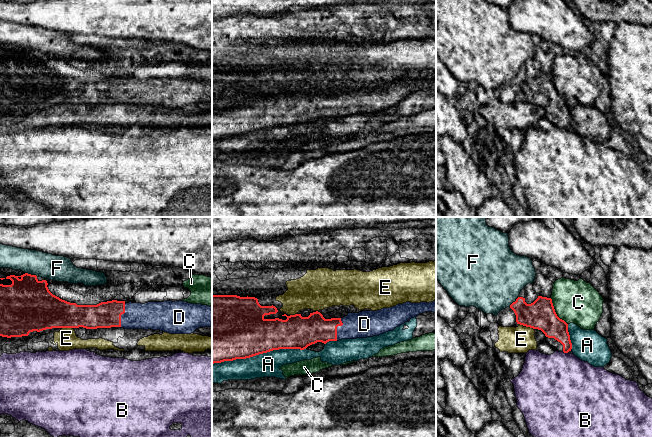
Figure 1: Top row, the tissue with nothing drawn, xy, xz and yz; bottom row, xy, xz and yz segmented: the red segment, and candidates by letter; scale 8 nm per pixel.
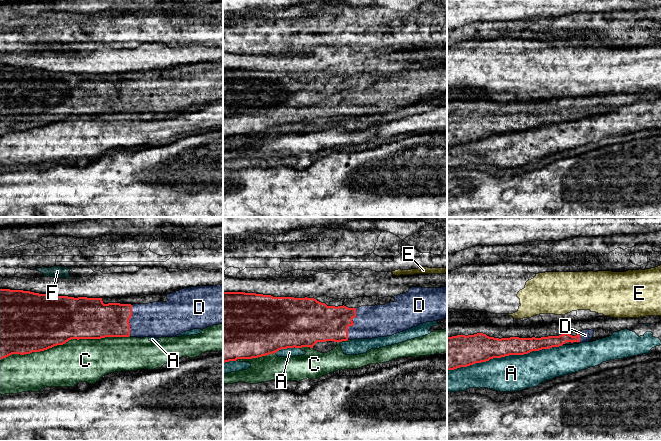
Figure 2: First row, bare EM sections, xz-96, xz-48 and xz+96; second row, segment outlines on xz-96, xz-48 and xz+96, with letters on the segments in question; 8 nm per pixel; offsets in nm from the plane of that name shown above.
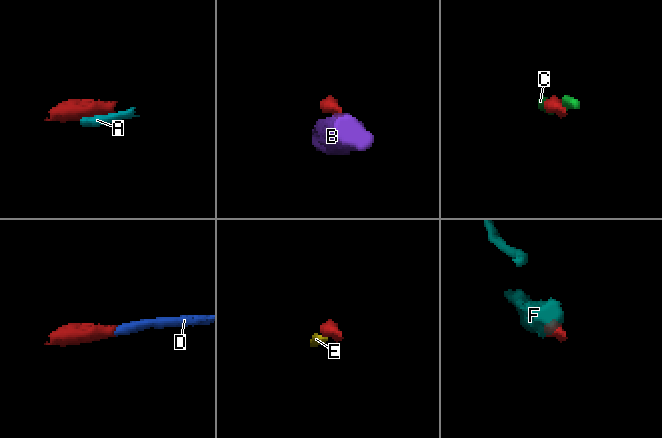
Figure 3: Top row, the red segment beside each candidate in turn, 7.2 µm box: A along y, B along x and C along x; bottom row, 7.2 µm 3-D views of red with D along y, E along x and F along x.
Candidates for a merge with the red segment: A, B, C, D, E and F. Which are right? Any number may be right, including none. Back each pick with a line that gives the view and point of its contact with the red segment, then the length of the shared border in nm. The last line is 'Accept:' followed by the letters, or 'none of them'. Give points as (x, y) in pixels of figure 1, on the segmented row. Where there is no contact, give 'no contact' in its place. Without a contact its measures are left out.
D: contact xz (336, 328); length 190 nm
Accept: D

